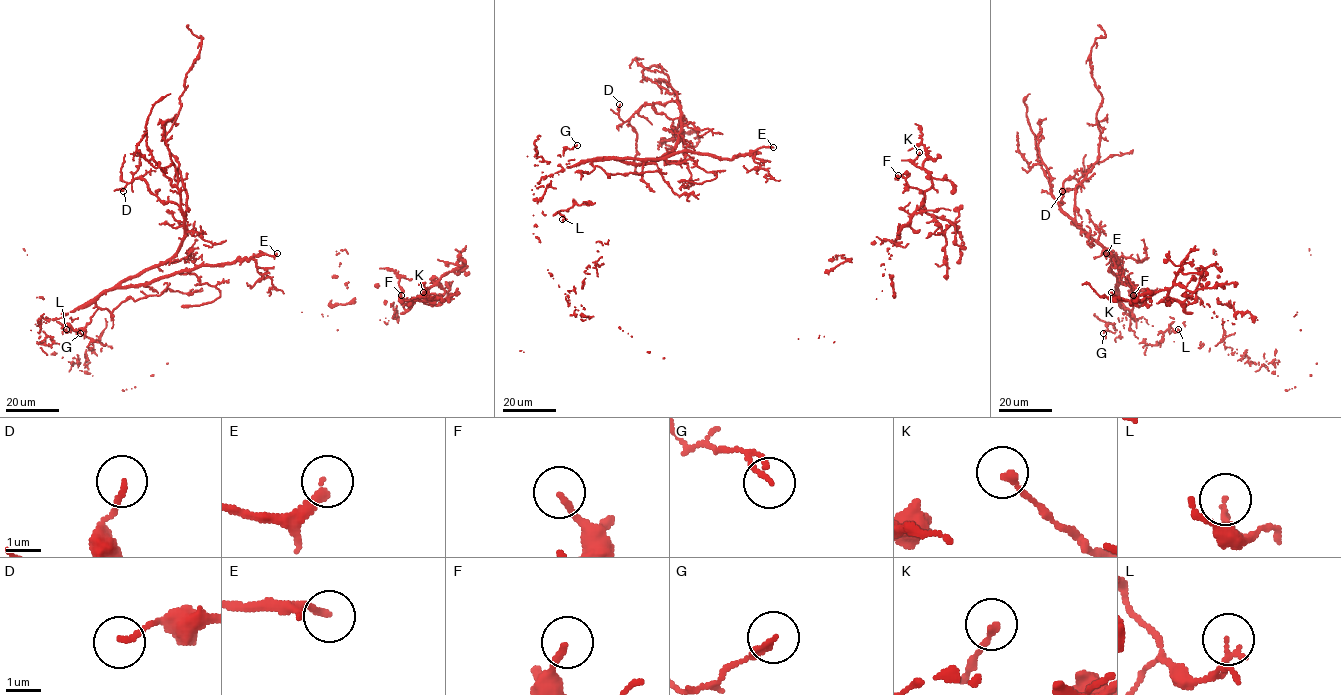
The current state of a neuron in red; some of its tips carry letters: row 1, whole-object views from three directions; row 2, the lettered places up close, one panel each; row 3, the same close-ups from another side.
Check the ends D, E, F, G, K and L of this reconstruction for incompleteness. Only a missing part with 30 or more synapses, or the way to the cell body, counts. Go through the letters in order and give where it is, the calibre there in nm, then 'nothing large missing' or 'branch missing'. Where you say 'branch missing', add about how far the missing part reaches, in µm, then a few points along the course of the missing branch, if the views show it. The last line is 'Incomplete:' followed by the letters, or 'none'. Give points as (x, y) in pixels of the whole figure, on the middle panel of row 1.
D: at (619, 104); 140 nm thick; nothing large missing
E: at (773, 147); 200 nm thick; branch missing; about 60 µm are missing; missing branch runs (773, 147), (827, 153), (869, 151), (901, 162), (908, 160), (905, 155)
F: at (898, 175); 180 nm thick; nothing large missing
G: at (577, 145); 160 nm thick; nothing large missing
K: at (919, 152); 200 nm thick; nothing large missing
L: at (562, 219); 140 nm thick; nothing large missing
Incomplete: E

